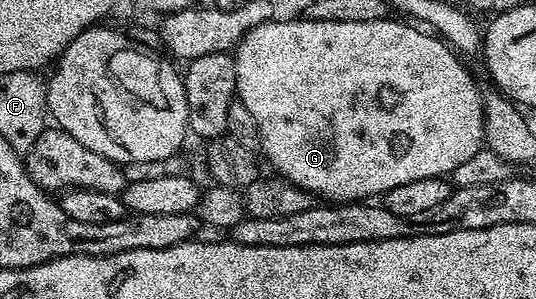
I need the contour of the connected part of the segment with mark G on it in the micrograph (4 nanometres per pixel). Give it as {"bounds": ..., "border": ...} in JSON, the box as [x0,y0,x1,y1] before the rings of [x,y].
{"bounds":[233,18,485,202],"border":[[[272,18],[272,19],[270,19],[270,20],[266,20],[266,21],[265,21],[265,22],[264,22],[264,24],[262,24],[262,25],[261,25],[261,26],[257,26],[257,27],[256,27],[256,28],[253,28],[253,29],[251,29],[251,31],[250,31],[250,32],[247,32],[247,33],[245,33],[245,35],[244,35],[244,36],[243,36],[243,38],[242,38],[242,40],[240,40],[240,41],[239,41],[239,43],[238,43],[238,45],[237,45],[237,47],[236,47],[236,48],[235,48],[235,49],[234,49],[234,52],[233,52],[233,55],[234,55],[234,57],[235,57],[235,86],[236,86],[236,89],[237,89],[237,100],[238,100],[238,103],[240,103],[240,102],[241,102],[241,103],[243,103],[243,108],[244,108],[244,110],[245,110],[245,111],[247,111],[247,112],[248,112],[248,114],[249,114],[249,115],[251,115],[251,116],[252,116],[252,118],[253,118],[253,119],[255,119],[255,124],[256,124],[256,126],[257,126],[257,127],[259,127],[259,144],[260,144],[260,145],[259,145],[259,144],[258,144],[258,147],[259,147],[259,148],[260,148],[260,149],[261,149],[261,152],[262,152],[262,148],[261,148],[261,147],[263,147],[263,152],[264,152],[264,153],[263,153],[263,152],[262,152],[262,155],[263,155],[263,156],[264,156],[264,157],[265,157],[265,160],[266,160],[266,156],[265,156],[265,155],[267,155],[267,160],[268,160],[268,162],[269,162],[269,163],[271,163],[271,164],[272,164],[272,166],[273,166],[273,167],[275,167],[275,168],[276,168],[276,169],[275,169],[275,168],[272,168],[272,169],[274,169],[274,171],[275,171],[275,172],[276,172],[276,173],[278,173],[278,175],[279,175],[279,176],[280,176],[280,177],[282,177],[282,179],[285,179],[285,180],[288,180],[288,182],[290,182],[290,183],[291,183],[291,184],[296,184],[296,185],[297,185],[297,186],[301,186],[301,187],[302,187],[302,188],[303,188],[303,189],[305,189],[305,190],[306,190],[306,192],[310,192],[310,193],[311,193],[311,195],[312,195],[312,196],[314,196],[314,197],[316,197],[316,198],[322,198],[322,199],[323,199],[323,200],[324,200],[324,201],[327,201],[327,202],[363,202],[363,201],[366,201],[366,200],[367,200],[367,199],[368,199],[368,198],[379,198],[379,197],[382,197],[382,195],[383,195],[383,193],[385,193],[385,192],[388,192],[388,191],[389,191],[389,190],[393,190],[393,186],[405,186],[405,182],[417,182],[417,178],[433,178],[433,177],[434,177],[434,176],[442,176],[442,177],[446,177],[446,176],[447,176],[447,175],[448,175],[448,174],[450,174],[450,172],[452,172],[452,171],[453,171],[453,170],[457,170],[457,166],[461,166],[461,162],[465,162],[465,161],[467,161],[467,159],[468,159],[468,158],[469,158],[469,157],[470,157],[470,156],[472,156],[472,154],[477,154],[477,153],[478,153],[478,152],[479,152],[479,150],[480,150],[480,148],[482,148],[482,147],[484,147],[484,144],[485,144],[485,135],[484,135],[484,132],[483,132],[483,92],[482,92],[482,91],[481,91],[481,88],[478,88],[478,86],[477,86],[477,85],[475,85],[475,80],[474,80],[474,78],[473,78],[473,77],[471,77],[471,76],[470,76],[470,74],[469,74],[469,73],[467,73],[467,68],[466,68],[466,66],[465,66],[465,65],[463,65],[463,64],[462,64],[462,62],[461,62],[461,61],[463,61],[463,60],[462,60],[462,59],[460,59],[460,57],[459,57],[459,56],[458,56],[458,55],[456,55],[456,53],[455,53],[455,52],[454,52],[454,51],[452,51],[452,49],[451,49],[451,48],[450,48],[450,47],[448,47],[448,45],[447,45],[447,44],[446,44],[446,43],[444,43],[444,41],[443,41],[443,40],[442,40],[442,39],[440,39],[440,38],[439,38],[439,36],[437,36],[437,35],[435,35],[435,34],[432,34],[432,33],[431,33],[431,32],[430,32],[430,31],[427,31],[427,30],[424,30],[424,29],[423,29],[423,28],[422,28],[422,27],[419,27],[419,26],[412,26],[412,25],[411,25],[411,24],[410,24],[410,23],[407,23],[407,22],[404,22],[404,21],[403,21],[403,20],[402,20],[402,19],[399,19],[399,18],[388,18],[388,19],[385,19],[385,20],[381,20],[381,21],[373,21],[373,22],[337,22],[337,21],[317,21],[317,20],[308,20],[308,19],[306,19],[306,18],[299,18],[299,20],[279,20],[279,19],[280,19],[280,18]]]}

